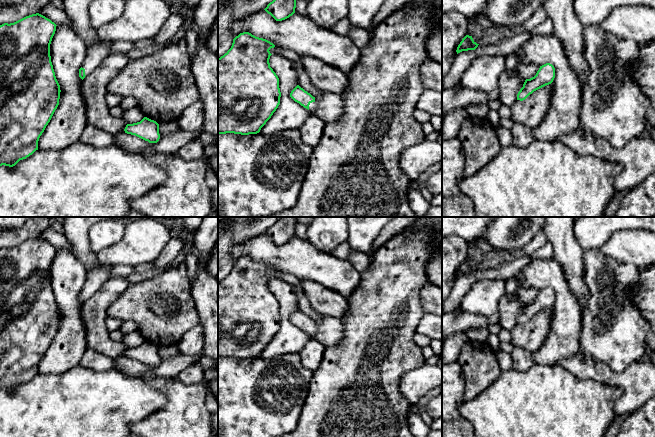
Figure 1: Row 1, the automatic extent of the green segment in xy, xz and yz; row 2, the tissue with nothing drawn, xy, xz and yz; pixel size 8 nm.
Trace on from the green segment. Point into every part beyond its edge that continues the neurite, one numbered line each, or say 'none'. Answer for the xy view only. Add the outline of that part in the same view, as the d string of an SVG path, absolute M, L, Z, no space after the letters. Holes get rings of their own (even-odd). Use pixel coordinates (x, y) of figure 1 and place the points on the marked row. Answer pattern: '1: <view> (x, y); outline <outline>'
1: xy (98, 52); outline M101 41L99 44L96 44L89 49L81 66L85 69L86 76L97 68L102 60L111 53L110 43L110 41Z

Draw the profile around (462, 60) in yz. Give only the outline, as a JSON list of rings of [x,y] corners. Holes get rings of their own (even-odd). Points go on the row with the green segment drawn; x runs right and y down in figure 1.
[[[528,31],[527,33],[504,39],[496,44],[479,44],[475,50],[462,51],[456,54],[448,74],[442,80],[442,89],[453,88],[475,58],[484,55],[501,55],[506,57],[517,51],[532,36],[533,34]]]

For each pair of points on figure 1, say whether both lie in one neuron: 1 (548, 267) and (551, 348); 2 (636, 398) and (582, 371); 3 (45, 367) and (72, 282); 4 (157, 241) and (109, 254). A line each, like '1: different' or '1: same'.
1: same
2: same
3: same
4: same

